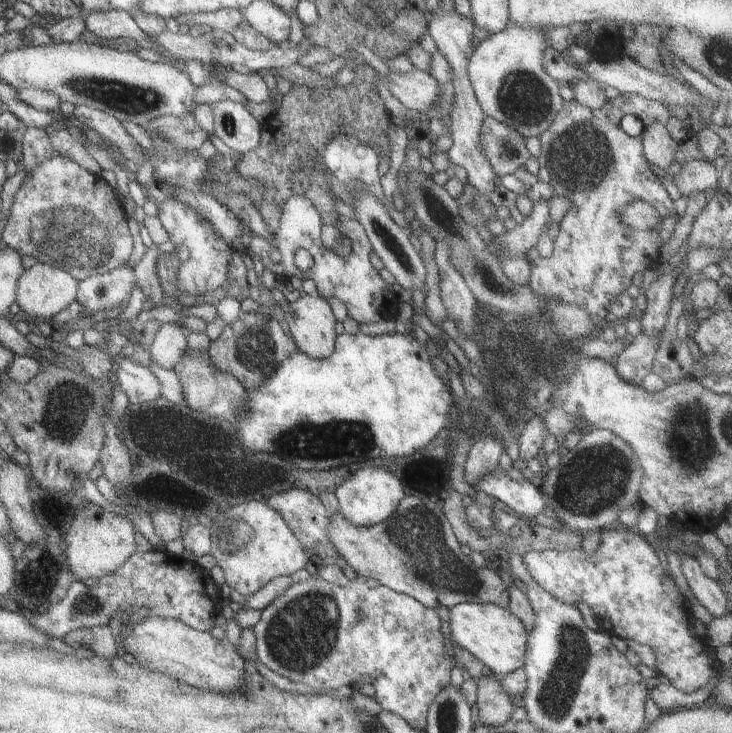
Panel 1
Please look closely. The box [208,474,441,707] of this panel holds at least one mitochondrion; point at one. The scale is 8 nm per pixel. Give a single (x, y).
(303, 631)

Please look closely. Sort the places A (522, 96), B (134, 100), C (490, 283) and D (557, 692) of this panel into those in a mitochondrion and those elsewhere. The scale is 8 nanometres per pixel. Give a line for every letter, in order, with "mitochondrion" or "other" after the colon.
A: mitochondrion
B: mitochondrion
C: mitochondrion
D: mitochondrion

